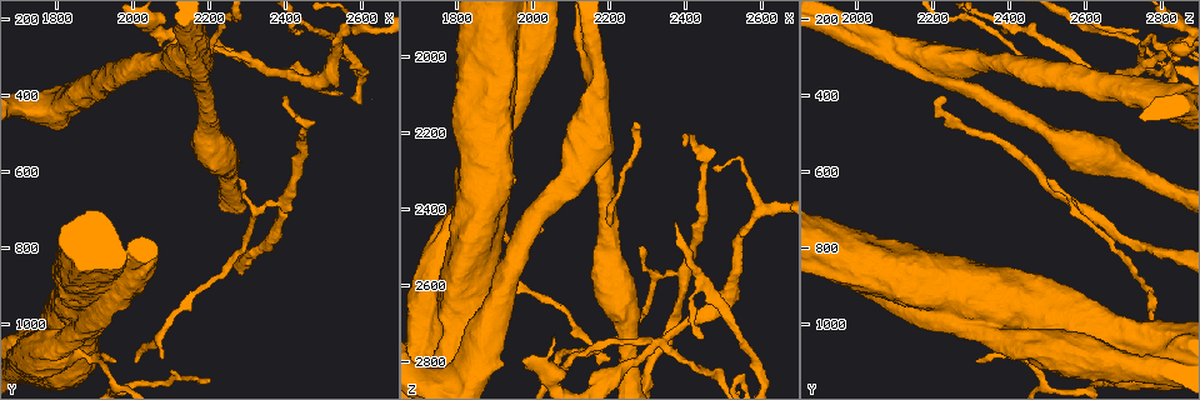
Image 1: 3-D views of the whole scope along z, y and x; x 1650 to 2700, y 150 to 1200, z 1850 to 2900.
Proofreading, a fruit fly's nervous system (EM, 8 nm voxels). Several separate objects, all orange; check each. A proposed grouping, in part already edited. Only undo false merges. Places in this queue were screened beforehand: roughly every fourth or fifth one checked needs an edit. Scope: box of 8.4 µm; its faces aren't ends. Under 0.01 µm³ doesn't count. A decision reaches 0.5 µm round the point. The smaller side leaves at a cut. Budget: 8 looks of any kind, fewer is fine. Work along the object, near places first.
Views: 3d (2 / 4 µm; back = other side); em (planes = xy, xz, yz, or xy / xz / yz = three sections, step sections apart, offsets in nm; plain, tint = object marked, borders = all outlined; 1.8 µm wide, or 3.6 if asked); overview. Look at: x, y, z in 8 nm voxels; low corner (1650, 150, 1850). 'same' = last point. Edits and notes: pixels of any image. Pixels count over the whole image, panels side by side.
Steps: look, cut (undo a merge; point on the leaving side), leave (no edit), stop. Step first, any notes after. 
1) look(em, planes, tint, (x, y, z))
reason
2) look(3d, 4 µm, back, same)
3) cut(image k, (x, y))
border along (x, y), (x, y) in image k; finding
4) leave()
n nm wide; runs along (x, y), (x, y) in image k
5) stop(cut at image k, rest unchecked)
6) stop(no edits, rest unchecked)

look(em, planes, borders, (2340, 330, 2745))
abrupt turn

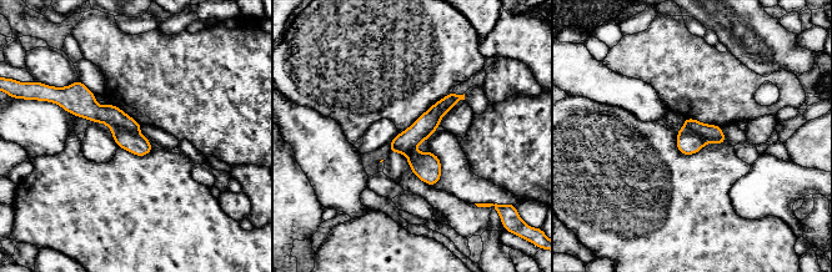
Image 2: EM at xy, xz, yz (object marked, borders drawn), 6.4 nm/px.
cut(image 2, (110, 115))
a second neuron is stuck on

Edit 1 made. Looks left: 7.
look(em, 3.6 µm, planes, plain, (2130, 315, 2235))
abrupt turn

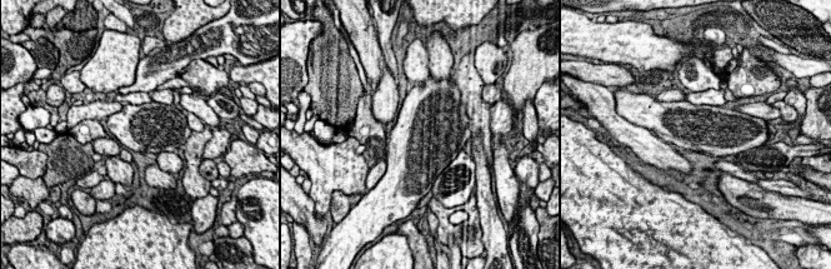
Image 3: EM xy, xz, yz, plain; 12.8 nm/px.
look(em, 3.6 µm, planes, tint, same)
with the object marked

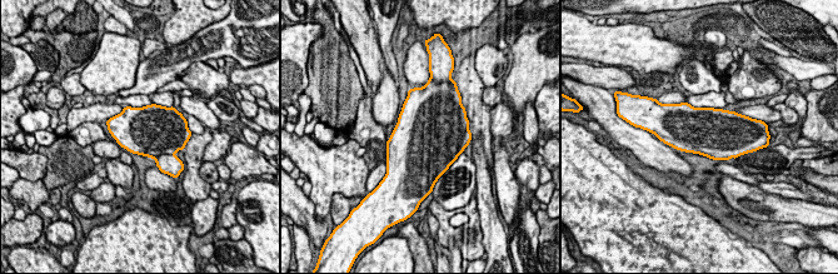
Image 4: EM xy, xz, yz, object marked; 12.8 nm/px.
cut(image 4, (168, 164))
border along (173, 153), (160, 154), (155, 159) in image 4; a second neuron is stuck on

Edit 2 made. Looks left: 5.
look(overview)
see it whole again

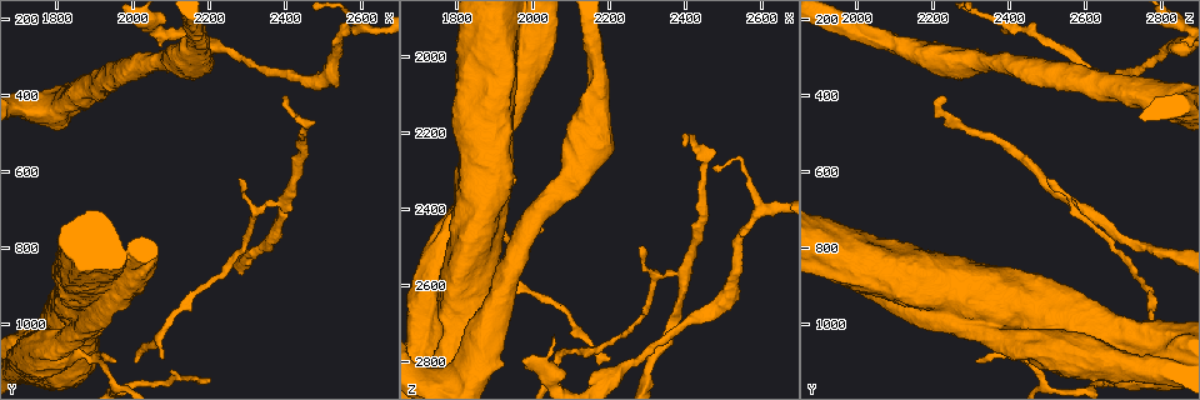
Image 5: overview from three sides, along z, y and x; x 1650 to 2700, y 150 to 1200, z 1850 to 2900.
look(em, xz, step 16, tint, (2395, 685, 2570))
three arms meet

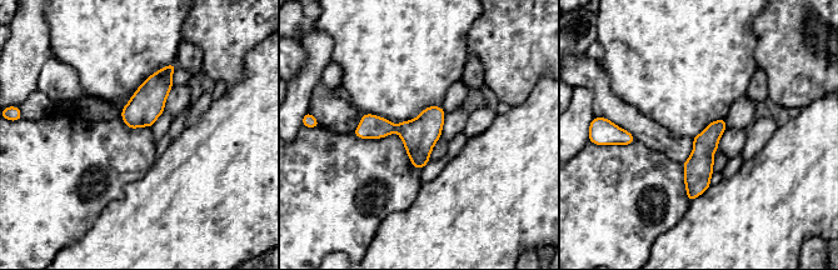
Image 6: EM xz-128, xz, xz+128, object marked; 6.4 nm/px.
cut(image 6, (419, 135))
the part that leaves runs along (722, 123), (707, 140), (691, 195) in image 6; two neurons meet here

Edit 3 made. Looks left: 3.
stop(cut at image 2, cut at image 4, cut at image 6, rest unchecked)

